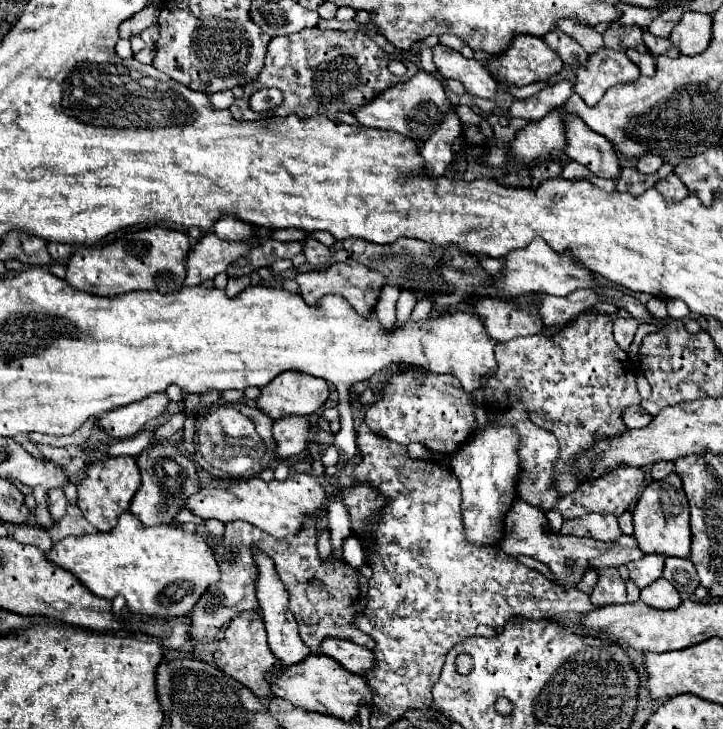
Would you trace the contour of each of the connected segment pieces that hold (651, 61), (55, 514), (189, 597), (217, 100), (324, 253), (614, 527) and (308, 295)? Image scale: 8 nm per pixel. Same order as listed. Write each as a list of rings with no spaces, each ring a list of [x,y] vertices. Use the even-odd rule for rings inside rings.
[[[635,49],[627,51],[627,57],[641,69],[641,75],[653,75],[655,73],[655,57],[647,55],[647,53],[639,53]]]
[[[61,487],[53,489],[51,493],[47,493],[47,505],[49,505],[49,511],[51,511],[53,521],[59,521],[59,519],[65,515],[67,497],[65,497],[65,493],[63,493]]]
[[[129,511],[119,517],[115,529],[107,533],[83,535],[83,537],[65,537],[61,539],[49,553],[49,561],[71,571],[91,593],[97,597],[113,599],[115,595],[123,595],[127,607],[137,615],[151,617],[179,617],[189,615],[199,597],[219,581],[219,565],[215,559],[217,543],[201,533],[187,533],[179,525],[159,525],[145,527],[135,515]]]
[[[231,91],[211,93],[209,97],[211,97],[211,103],[213,103],[213,107],[215,107],[215,109],[229,109],[229,107],[233,105],[233,101],[235,101],[235,97],[233,97],[233,93],[231,93]]]
[[[307,237],[303,241],[303,253],[307,257],[307,263],[311,263],[315,269],[321,269],[321,267],[327,267],[331,263],[331,251],[329,247],[325,247],[323,243]]]
[[[591,513],[591,515],[563,521],[563,527],[559,533],[585,535],[585,537],[591,537],[597,541],[607,541],[607,543],[615,541],[623,535],[619,525],[617,525],[615,515],[599,515],[599,513]]]
[[[353,261],[353,263],[333,263],[331,267],[327,269],[321,269],[321,271],[309,271],[309,273],[299,273],[295,277],[295,281],[299,283],[301,287],[301,297],[309,303],[309,305],[315,305],[323,295],[329,295],[329,293],[339,293],[343,295],[359,313],[367,315],[369,311],[373,311],[377,299],[379,299],[379,293],[381,289],[387,285],[387,277],[385,275],[379,275],[379,271],[371,271],[367,267],[363,267],[361,263]]]

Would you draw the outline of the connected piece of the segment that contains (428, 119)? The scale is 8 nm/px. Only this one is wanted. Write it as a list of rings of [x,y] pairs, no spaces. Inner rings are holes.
[[[419,71],[409,81],[397,83],[395,87],[379,93],[371,103],[367,103],[367,107],[355,107],[355,111],[351,111],[351,115],[365,127],[393,129],[405,137],[411,137],[413,141],[423,143],[437,131],[437,127],[445,119],[449,107],[451,107],[451,103],[445,97],[445,89],[443,89],[441,81],[431,73]]]

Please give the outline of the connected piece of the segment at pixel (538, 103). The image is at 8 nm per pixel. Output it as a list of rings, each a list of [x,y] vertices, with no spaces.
[[[559,81],[555,85],[547,85],[543,91],[539,91],[537,95],[533,95],[525,101],[515,99],[511,105],[511,115],[523,117],[529,121],[543,119],[547,113],[561,107],[569,99],[571,89],[573,89],[573,85],[569,81]]]

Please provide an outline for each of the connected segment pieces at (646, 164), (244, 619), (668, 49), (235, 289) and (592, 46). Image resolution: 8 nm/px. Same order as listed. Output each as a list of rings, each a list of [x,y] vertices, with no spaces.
[[[641,155],[639,161],[637,161],[637,169],[641,173],[647,173],[647,175],[655,173],[661,165],[663,165],[663,159],[657,157],[657,155]]]
[[[257,611],[255,613],[239,613],[235,619],[231,619],[231,623],[225,629],[225,637],[219,641],[219,647],[213,657],[221,671],[225,671],[233,679],[237,679],[245,687],[249,687],[255,695],[259,695],[261,699],[273,697],[269,683],[265,681],[265,673],[279,669],[281,663],[275,659],[275,655],[271,653],[271,649],[267,645],[265,625],[263,625],[261,615],[257,615]]]
[[[649,31],[643,33],[643,41],[647,45],[647,49],[651,51],[651,55],[659,57],[659,55],[667,55],[667,57],[679,57],[679,49],[673,47],[673,43],[669,39],[661,39],[661,37],[655,37],[651,35]]]
[[[243,275],[243,277],[229,277],[229,283],[227,283],[227,295],[229,297],[235,297],[239,295],[245,287],[249,285],[249,275]]]
[[[559,21],[559,29],[563,29],[565,33],[569,33],[571,37],[577,39],[579,45],[583,45],[583,49],[591,55],[599,49],[603,49],[603,37],[601,33],[597,33],[593,27],[587,27],[587,25],[581,25],[577,21]]]

